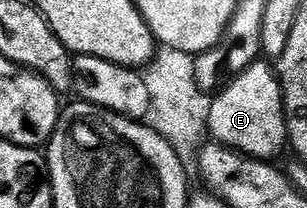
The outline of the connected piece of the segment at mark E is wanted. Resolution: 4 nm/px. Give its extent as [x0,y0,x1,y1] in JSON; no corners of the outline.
[208,60,288,160]

